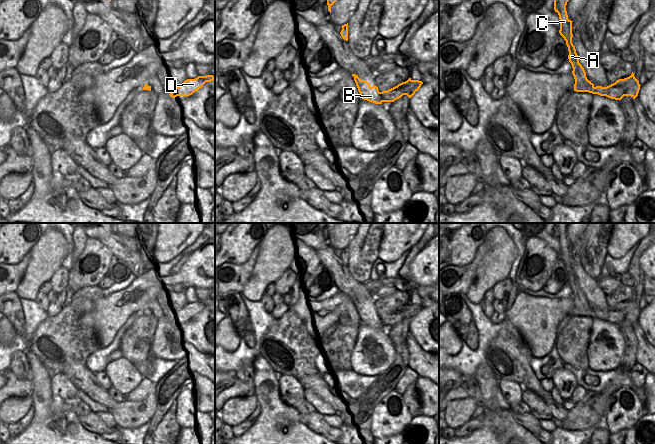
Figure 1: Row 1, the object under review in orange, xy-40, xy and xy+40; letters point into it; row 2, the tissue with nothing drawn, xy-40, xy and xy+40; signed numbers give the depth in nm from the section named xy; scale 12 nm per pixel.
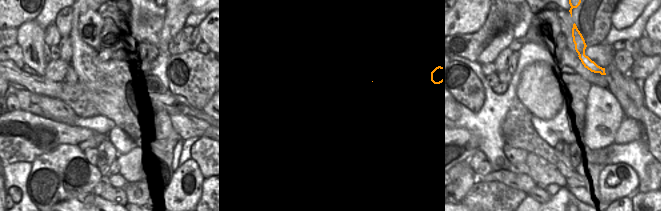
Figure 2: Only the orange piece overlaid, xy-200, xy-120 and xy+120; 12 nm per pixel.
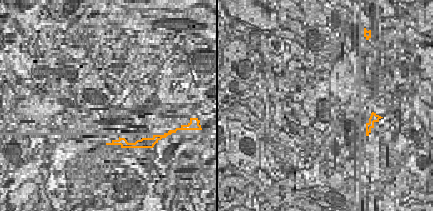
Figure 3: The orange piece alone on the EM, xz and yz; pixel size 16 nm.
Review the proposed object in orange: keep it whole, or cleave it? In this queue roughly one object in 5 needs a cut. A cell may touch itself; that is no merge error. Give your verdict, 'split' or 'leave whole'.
split

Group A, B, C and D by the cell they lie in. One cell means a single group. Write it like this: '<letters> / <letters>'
A C / B D

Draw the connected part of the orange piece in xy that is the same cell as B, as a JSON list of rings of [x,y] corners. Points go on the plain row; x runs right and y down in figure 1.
[[[409,302],[406,307],[398,308],[387,315],[380,316],[377,310],[371,311],[366,304],[359,304],[361,313],[359,317],[364,324],[375,328],[382,328],[383,326],[394,326],[403,319],[407,319],[411,322],[415,316],[419,314],[422,308],[422,305]]]

